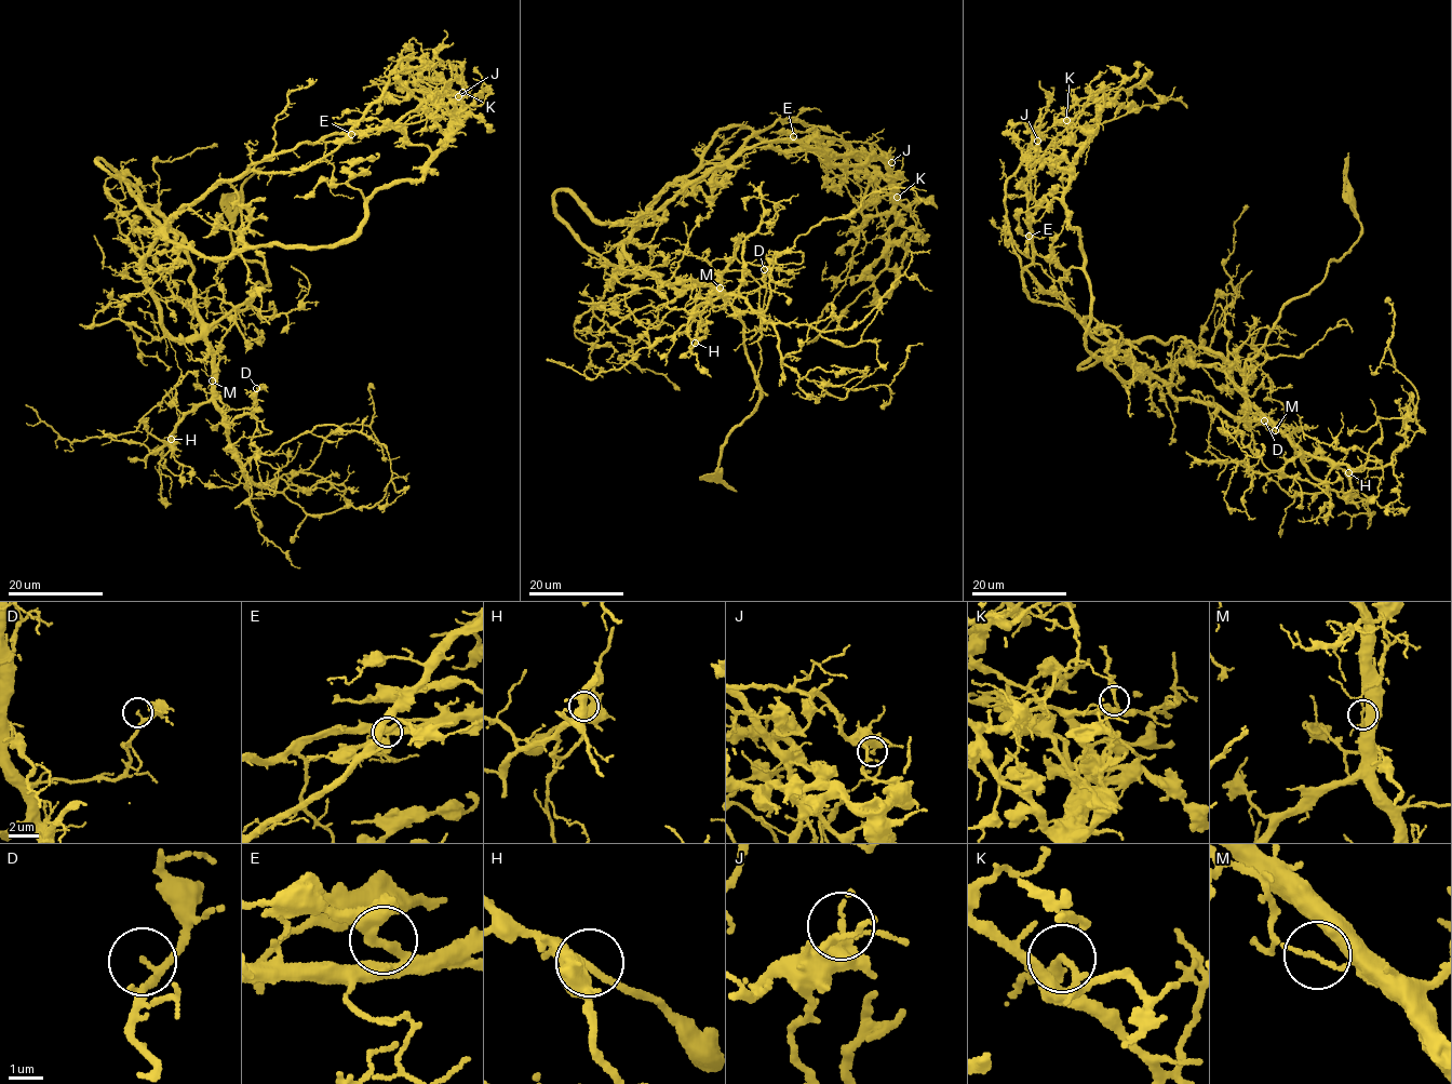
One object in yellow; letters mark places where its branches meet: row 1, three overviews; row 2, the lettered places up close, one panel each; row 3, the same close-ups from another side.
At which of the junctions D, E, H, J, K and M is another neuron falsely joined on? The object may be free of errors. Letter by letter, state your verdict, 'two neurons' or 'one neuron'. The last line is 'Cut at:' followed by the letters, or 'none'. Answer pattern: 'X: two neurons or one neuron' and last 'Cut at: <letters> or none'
D: one neuron
E: one neuron
H: one neuron
J: one neuron
K: one neuron
M: two neurons
Cut at: M

